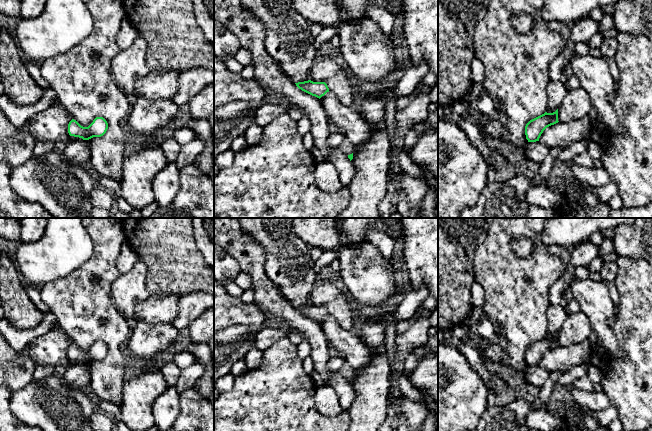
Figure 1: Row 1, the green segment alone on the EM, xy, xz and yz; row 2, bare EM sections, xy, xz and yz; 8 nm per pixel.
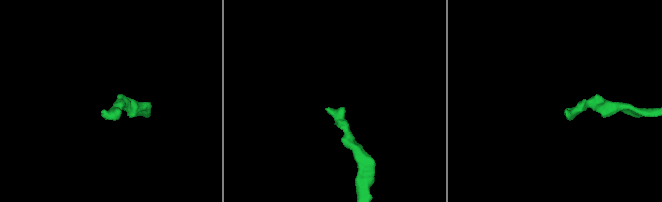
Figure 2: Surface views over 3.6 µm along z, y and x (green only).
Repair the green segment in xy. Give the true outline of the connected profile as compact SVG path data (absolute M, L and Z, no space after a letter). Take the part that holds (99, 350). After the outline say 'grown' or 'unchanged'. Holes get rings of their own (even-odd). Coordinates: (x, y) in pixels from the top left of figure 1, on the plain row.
M96 341L88 351L81 350L72 343L68 348L70 364L89 364L93 361L103 360L108 353L108 347L103 341Z; grown

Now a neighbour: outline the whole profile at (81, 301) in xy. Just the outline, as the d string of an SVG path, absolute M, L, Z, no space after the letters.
M82 218L82 223L94 245L92 256L67 276L44 284L40 288L40 297L56 316L58 328L81 350L88 351L96 341L103 341L107 345L106 357L88 364L91 371L90 386L101 400L121 405L126 368L122 349L132 333L133 323L116 308L111 289L120 275L116 262L126 237L120 222L112 223L109 218Z

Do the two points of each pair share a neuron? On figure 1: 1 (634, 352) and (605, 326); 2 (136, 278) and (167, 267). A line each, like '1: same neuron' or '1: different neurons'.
1: different neurons
2: different neurons

